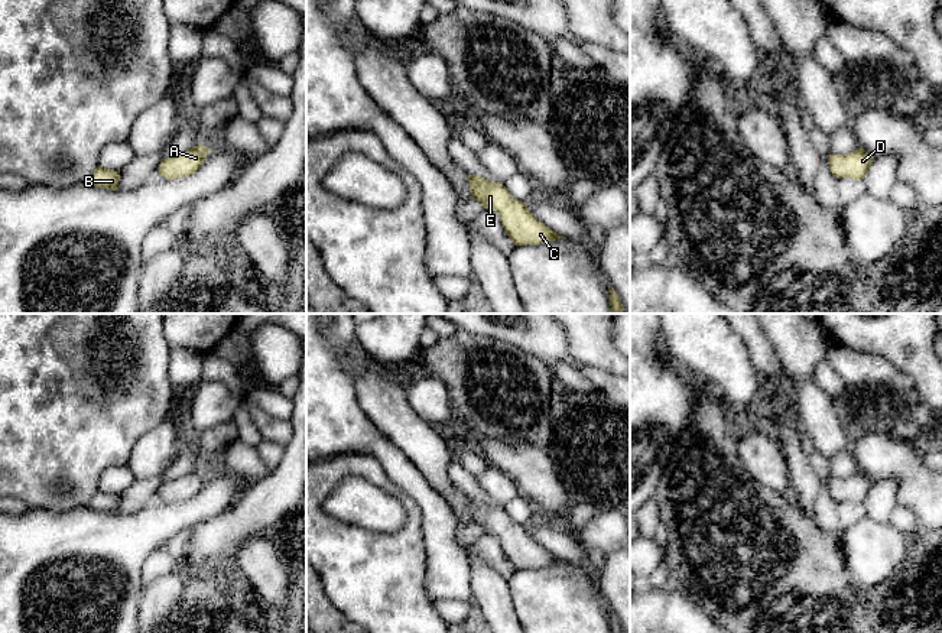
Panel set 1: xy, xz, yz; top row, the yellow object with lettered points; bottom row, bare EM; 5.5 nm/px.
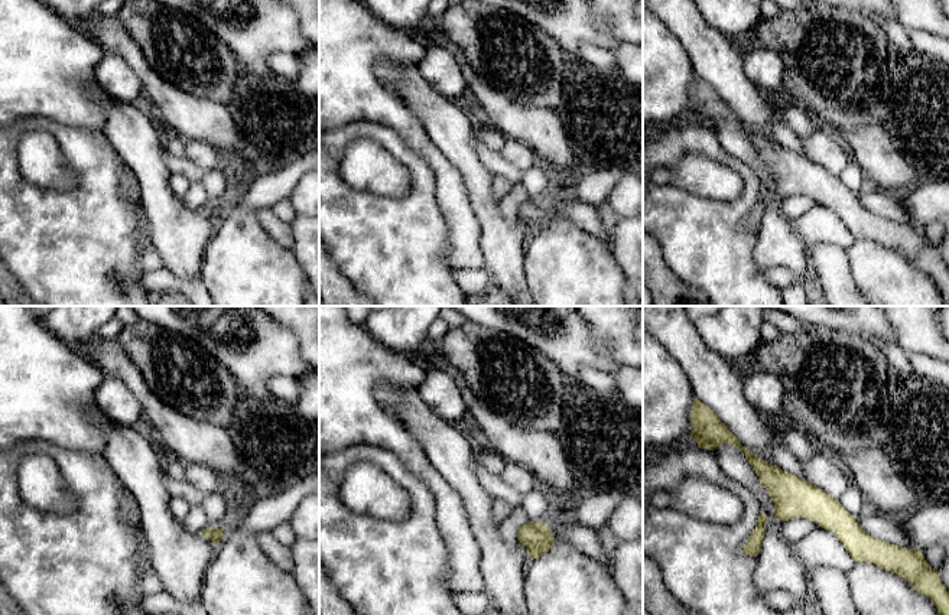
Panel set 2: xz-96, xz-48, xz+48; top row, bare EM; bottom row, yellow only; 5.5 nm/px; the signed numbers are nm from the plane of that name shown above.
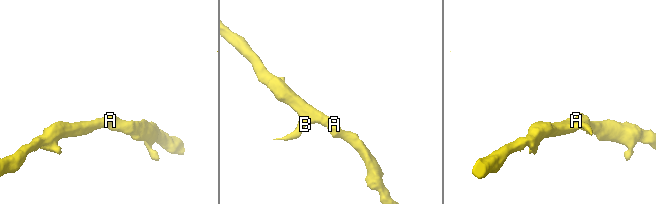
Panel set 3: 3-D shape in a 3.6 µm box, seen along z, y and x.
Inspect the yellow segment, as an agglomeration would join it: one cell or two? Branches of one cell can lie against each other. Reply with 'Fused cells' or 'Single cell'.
Single cell

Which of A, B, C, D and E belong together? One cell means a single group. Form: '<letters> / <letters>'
A B C D E

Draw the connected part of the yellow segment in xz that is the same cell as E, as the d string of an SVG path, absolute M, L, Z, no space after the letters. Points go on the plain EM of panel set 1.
M470 499L470 514L474 525L485 533L500 538L500 545L507 559L516 569L548 568L562 559L540 546L527 532L526 526L514 523L500 506Z

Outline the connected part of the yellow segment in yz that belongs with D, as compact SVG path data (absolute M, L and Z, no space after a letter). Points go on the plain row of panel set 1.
M860 471L848 478L831 477L828 487L837 501L864 503L873 488L873 481L873 478Z

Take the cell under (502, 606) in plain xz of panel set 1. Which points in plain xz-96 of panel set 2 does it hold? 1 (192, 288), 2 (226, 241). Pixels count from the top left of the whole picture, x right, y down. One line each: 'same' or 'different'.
1: different
2: different

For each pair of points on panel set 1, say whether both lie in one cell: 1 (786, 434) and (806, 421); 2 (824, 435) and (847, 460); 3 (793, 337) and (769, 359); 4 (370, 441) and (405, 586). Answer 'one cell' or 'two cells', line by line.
1: two cells
2: two cells
3: two cells
4: two cells

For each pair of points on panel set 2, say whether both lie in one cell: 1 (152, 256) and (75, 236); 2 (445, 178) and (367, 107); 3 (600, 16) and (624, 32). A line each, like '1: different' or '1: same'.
1: different
2: same
3: same

